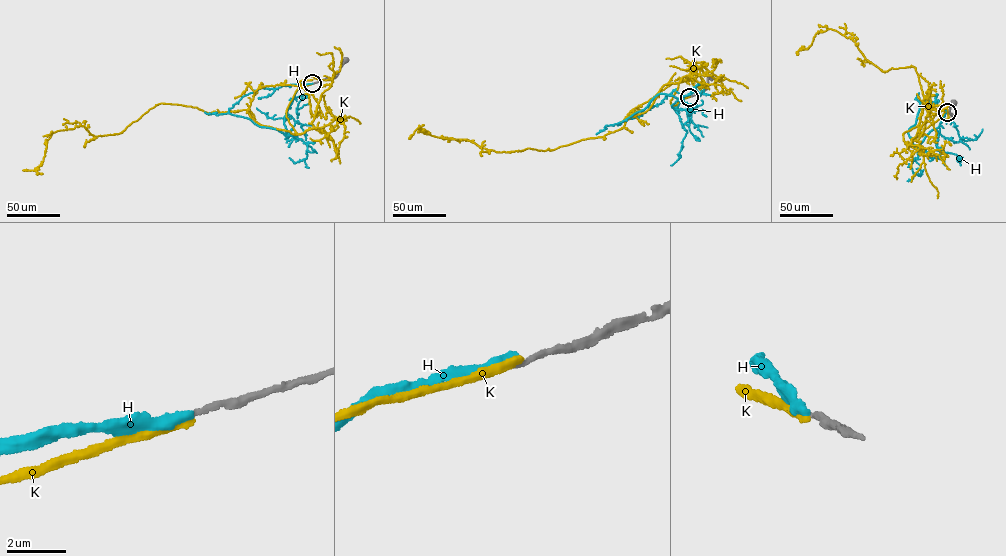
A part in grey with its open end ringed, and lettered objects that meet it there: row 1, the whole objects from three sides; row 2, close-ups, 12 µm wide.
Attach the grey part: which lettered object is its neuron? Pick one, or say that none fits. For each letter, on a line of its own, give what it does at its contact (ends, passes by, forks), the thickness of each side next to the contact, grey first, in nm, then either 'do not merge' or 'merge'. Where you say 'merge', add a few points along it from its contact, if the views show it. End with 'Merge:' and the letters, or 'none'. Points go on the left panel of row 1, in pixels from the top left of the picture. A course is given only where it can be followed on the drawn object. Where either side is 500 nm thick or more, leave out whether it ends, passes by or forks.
H: it ends | 150/360 nm | do not merge
K: it ends | 150/280 nm | merge | via (312, 83), (287, 110), (299, 134), (245, 109), (160, 103), (119, 133), (53, 133), (36, 171), (23, 170)
Merge: K

